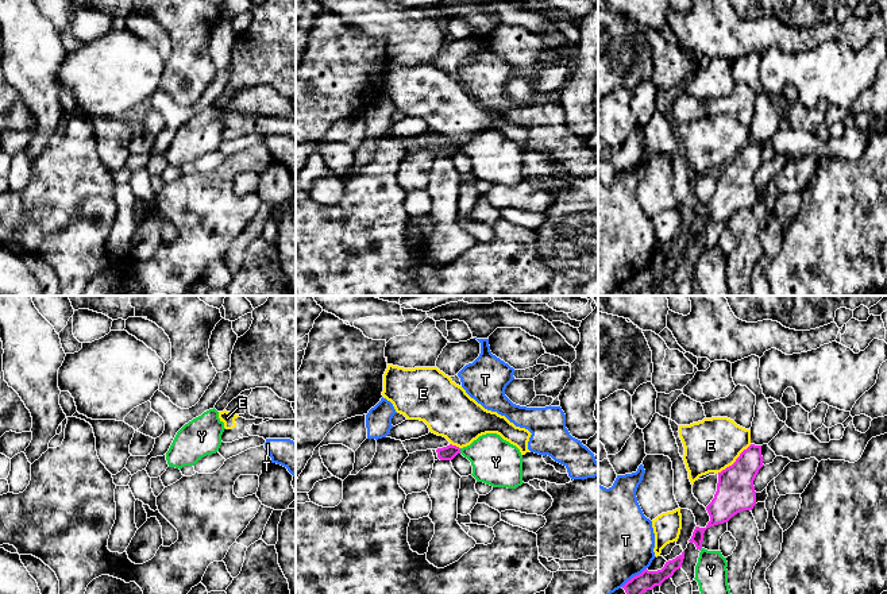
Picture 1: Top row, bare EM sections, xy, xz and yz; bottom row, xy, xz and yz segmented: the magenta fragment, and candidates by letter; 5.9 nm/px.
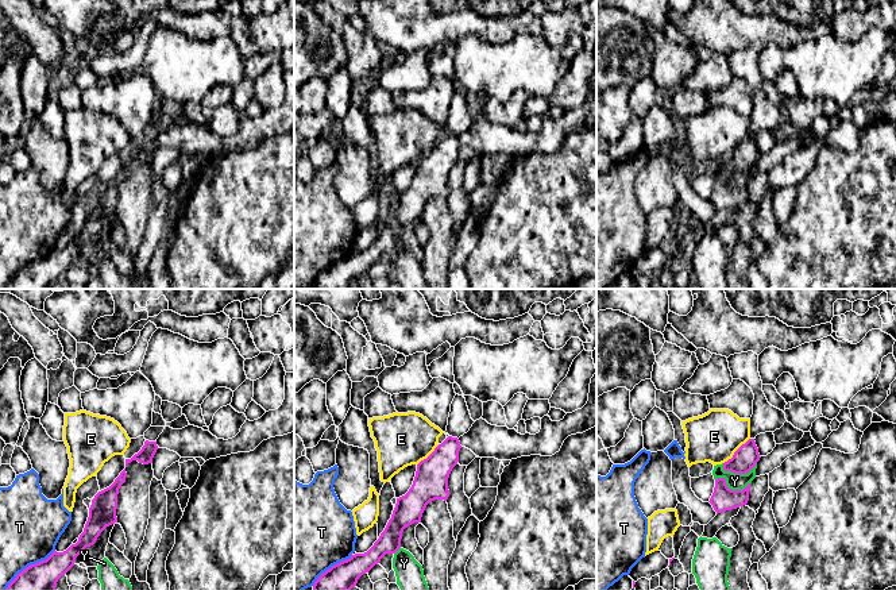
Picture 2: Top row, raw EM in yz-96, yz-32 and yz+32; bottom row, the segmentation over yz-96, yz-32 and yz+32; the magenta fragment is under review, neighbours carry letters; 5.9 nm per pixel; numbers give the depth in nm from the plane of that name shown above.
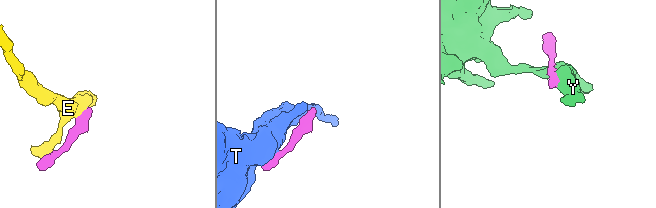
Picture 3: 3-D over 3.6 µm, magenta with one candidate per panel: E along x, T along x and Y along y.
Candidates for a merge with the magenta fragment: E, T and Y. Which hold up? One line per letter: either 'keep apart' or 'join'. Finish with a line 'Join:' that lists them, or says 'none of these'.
E: keep apart
T: keep apart
Y: keep apart
Join: none of these

